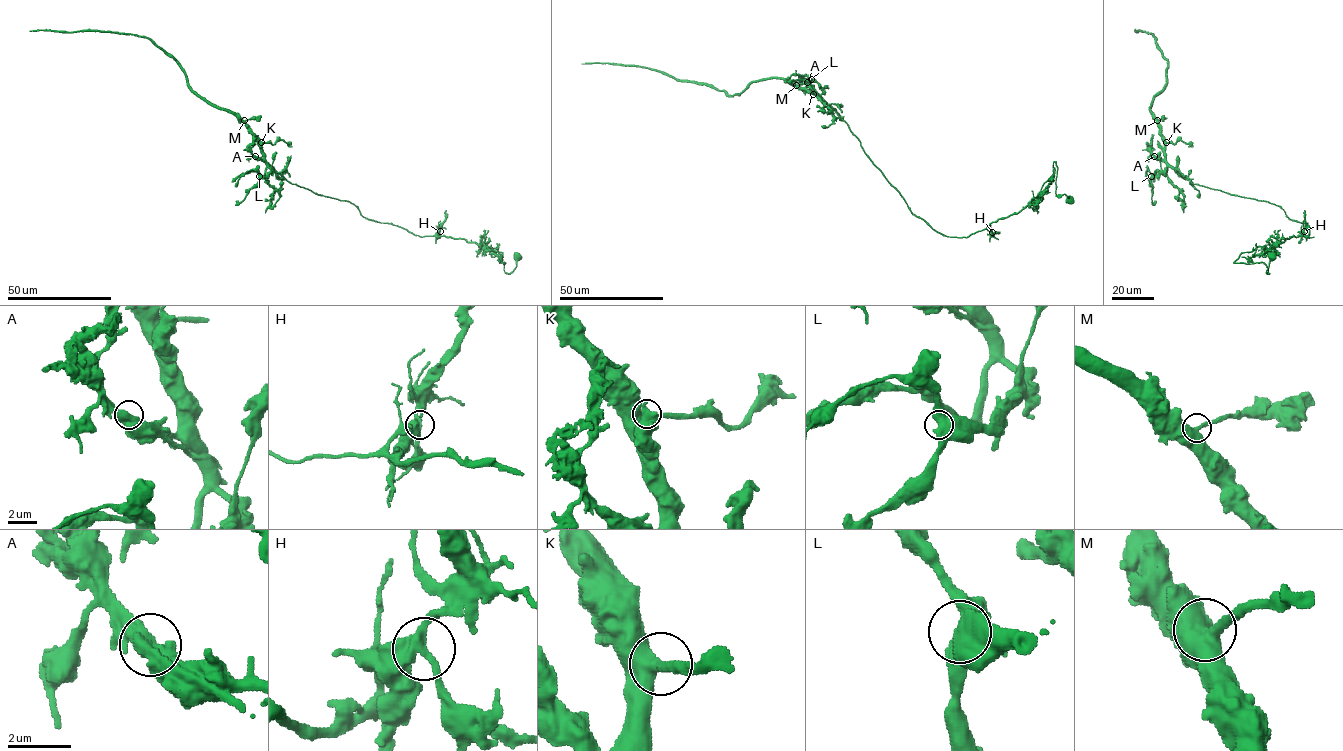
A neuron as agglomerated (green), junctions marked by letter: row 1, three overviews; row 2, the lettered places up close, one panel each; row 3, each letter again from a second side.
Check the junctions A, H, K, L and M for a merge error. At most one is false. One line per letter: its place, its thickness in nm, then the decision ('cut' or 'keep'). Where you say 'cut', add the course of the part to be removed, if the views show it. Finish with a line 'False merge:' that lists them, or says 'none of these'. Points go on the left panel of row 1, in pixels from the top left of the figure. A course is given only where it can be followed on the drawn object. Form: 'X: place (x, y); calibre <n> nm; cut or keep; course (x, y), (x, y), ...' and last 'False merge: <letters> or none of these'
A: place (255, 156); calibre 650 nm; cut; course (255, 156), (288, 182), (348, 201), (369, 219), (490, 246), (502, 253), (507, 273), (516, 266), (516, 253)
H: place (440, 231); calibre 380 nm; keep
K: place (261, 142); calibre 440 nm; keep
L: place (259, 176); calibre 700 nm; keep
M: place (244, 120); calibre 500 nm; keep
False merge: A

